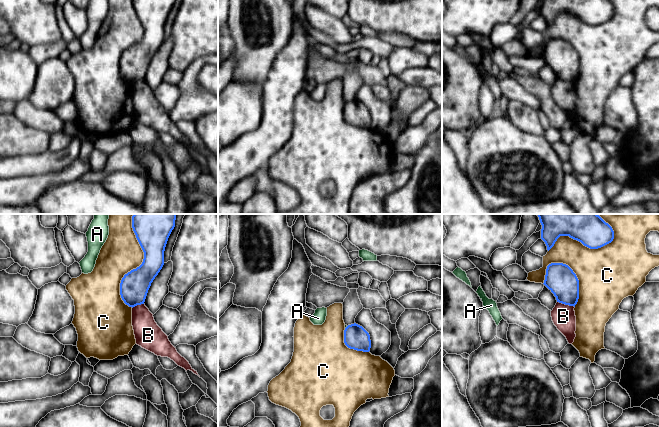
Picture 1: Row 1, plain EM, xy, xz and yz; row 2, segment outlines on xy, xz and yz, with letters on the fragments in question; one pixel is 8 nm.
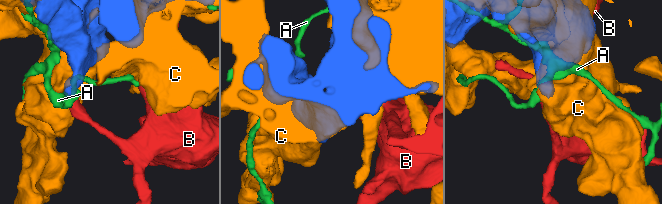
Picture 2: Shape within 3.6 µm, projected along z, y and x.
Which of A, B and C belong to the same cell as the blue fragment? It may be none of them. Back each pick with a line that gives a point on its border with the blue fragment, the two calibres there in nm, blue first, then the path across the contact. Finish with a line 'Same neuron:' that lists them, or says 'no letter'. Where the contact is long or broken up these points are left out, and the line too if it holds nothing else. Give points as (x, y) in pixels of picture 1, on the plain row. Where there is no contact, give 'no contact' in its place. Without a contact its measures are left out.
Same neuron: no letter

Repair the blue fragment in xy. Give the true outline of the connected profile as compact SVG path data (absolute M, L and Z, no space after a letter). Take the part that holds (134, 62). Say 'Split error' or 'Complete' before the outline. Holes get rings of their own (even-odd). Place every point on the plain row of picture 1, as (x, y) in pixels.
Complete. M132 0L144 28L142 40L121 56L120 71L129 83L144 80L151 59L164 41L164 27L175 0Z

